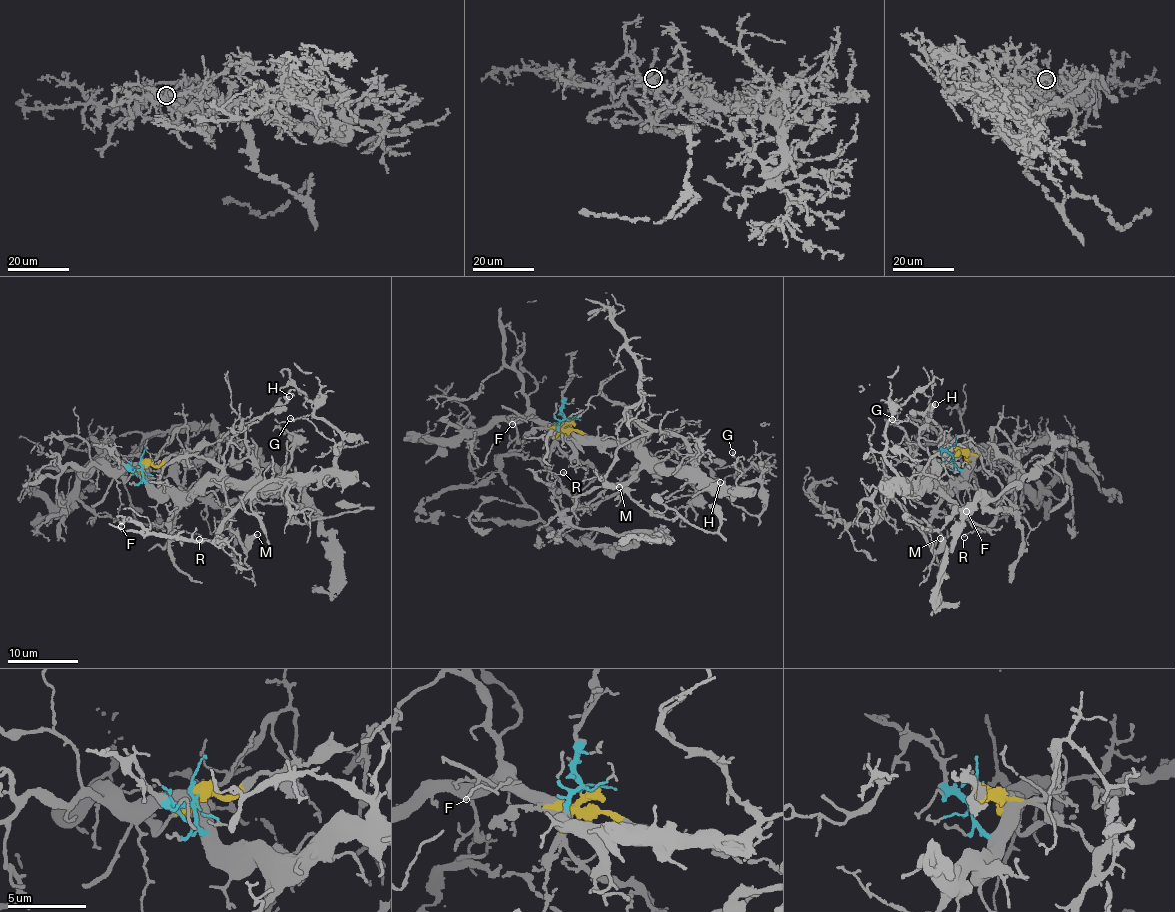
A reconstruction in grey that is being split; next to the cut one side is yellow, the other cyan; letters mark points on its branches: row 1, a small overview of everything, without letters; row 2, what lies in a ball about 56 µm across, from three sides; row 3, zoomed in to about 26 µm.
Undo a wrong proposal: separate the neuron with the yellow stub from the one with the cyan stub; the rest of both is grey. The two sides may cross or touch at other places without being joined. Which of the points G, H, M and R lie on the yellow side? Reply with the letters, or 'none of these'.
H, R

